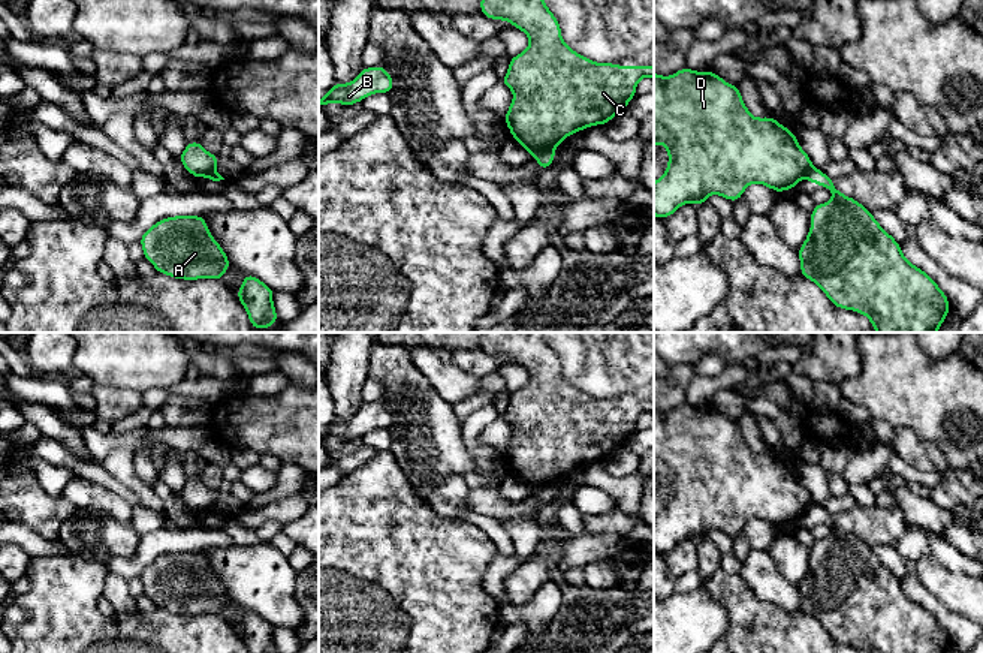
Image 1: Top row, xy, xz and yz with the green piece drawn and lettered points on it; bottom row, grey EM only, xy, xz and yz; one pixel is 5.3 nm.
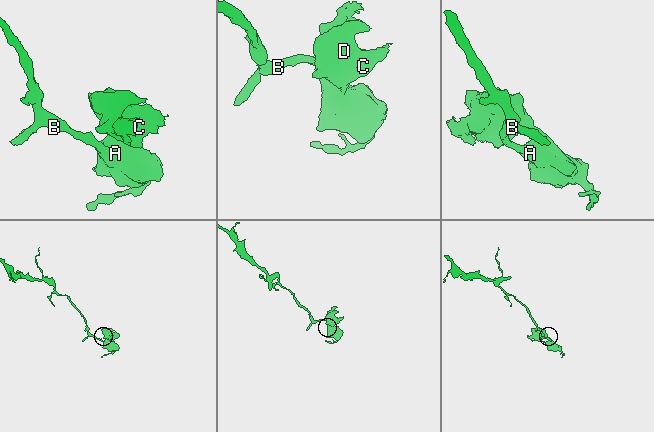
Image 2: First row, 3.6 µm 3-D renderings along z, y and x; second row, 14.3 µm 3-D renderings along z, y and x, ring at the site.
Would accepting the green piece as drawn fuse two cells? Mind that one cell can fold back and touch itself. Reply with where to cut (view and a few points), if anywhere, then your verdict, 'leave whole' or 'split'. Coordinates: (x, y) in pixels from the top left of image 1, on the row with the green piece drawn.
xz (552, 147), (539, 155) | split

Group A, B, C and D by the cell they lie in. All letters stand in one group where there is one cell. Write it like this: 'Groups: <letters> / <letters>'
Groups: A B / C D

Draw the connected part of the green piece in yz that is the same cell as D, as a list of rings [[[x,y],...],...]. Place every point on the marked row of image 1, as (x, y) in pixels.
[[[687,66],[670,76],[654,72],[654,145],[660,144],[666,145],[669,163],[666,172],[654,183],[654,216],[663,220],[684,204],[708,202],[712,193],[735,202],[753,183],[771,187],[777,193],[794,189],[814,168],[794,133],[772,117],[751,115],[736,85],[726,82],[712,70],[696,72]]]

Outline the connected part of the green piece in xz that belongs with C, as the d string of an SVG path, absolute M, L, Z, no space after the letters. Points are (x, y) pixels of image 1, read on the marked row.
M480 0L480 12L489 19L501 19L522 30L528 39L528 48L512 57L509 70L501 82L515 97L503 121L509 126L512 139L516 139L533 157L545 150L561 145L563 139L595 124L607 124L615 115L624 112L636 96L636 85L642 78L654 78L654 66L618 66L615 63L595 63L575 52L561 37L561 25L545 4L545 0Z

